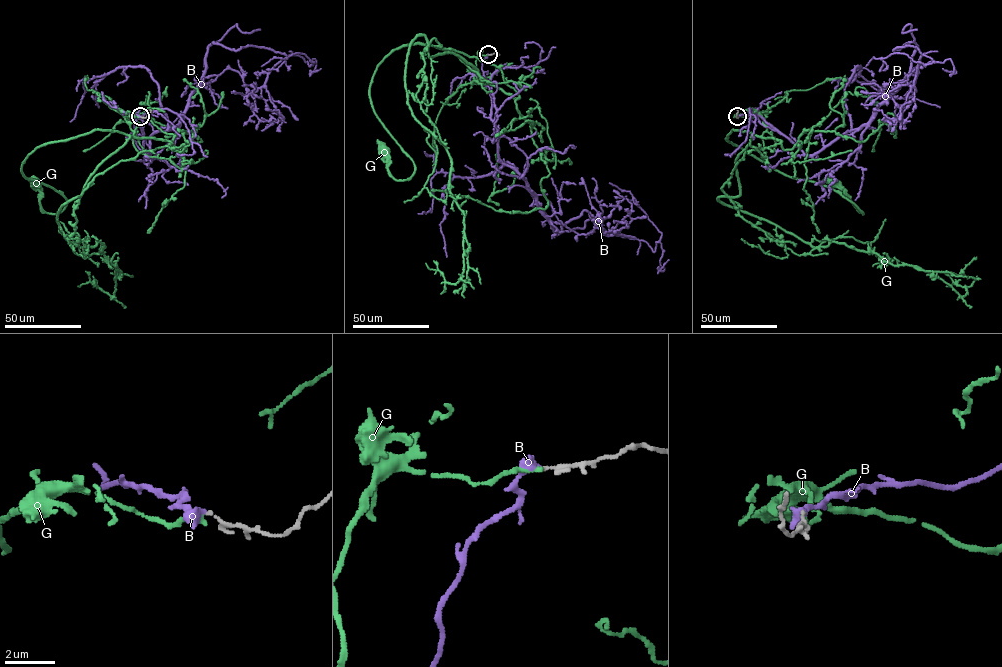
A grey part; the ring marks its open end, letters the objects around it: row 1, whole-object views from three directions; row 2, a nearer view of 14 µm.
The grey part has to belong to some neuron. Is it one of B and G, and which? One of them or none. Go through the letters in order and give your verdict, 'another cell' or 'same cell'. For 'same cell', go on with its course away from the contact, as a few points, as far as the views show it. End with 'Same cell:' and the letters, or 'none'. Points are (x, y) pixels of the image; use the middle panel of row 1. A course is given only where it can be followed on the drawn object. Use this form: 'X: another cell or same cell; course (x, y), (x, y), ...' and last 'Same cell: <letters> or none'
B: another cell
G: same cell; course (488, 55), (475, 61), (478, 83), (447, 50), (393, 49), (369, 95), (414, 172), (396, 180), (384, 150)
Same cell: G

